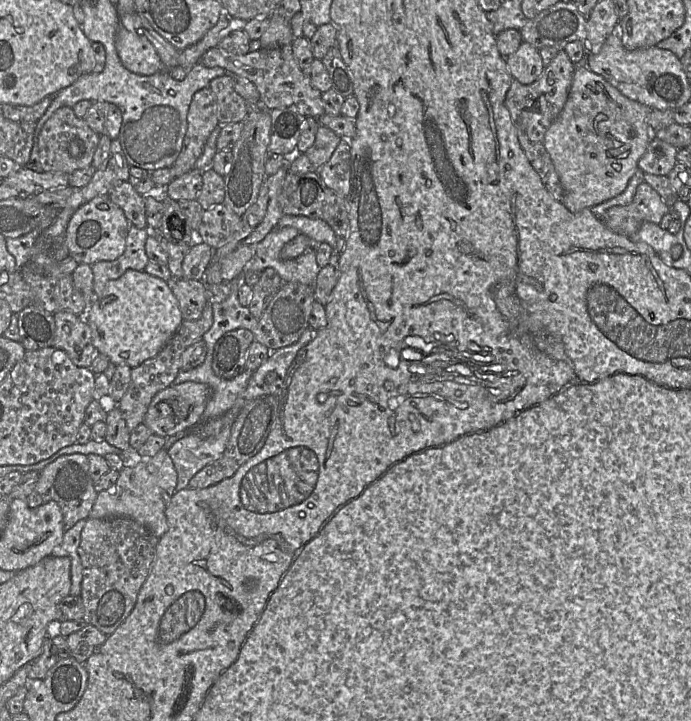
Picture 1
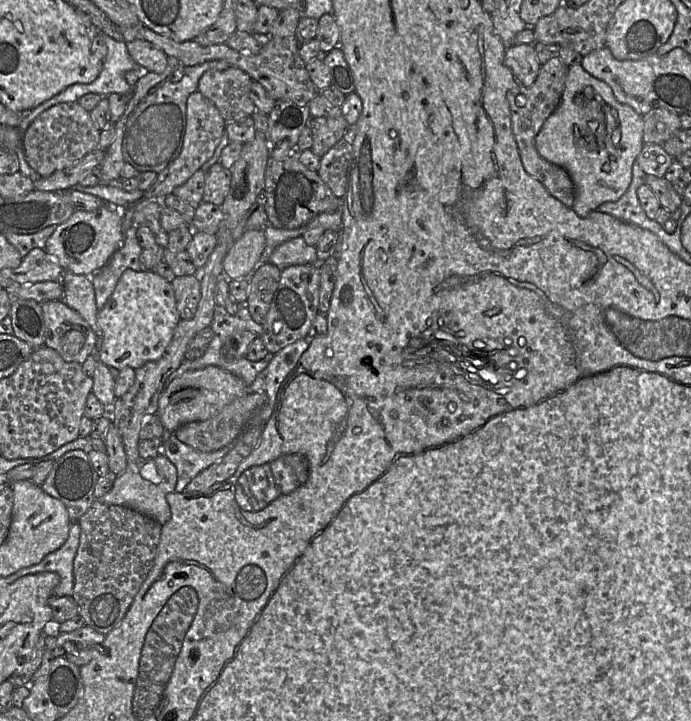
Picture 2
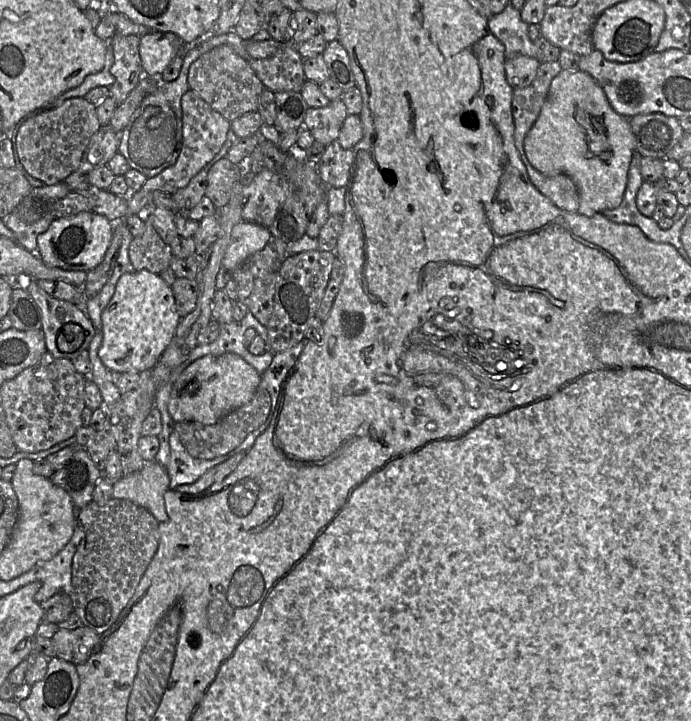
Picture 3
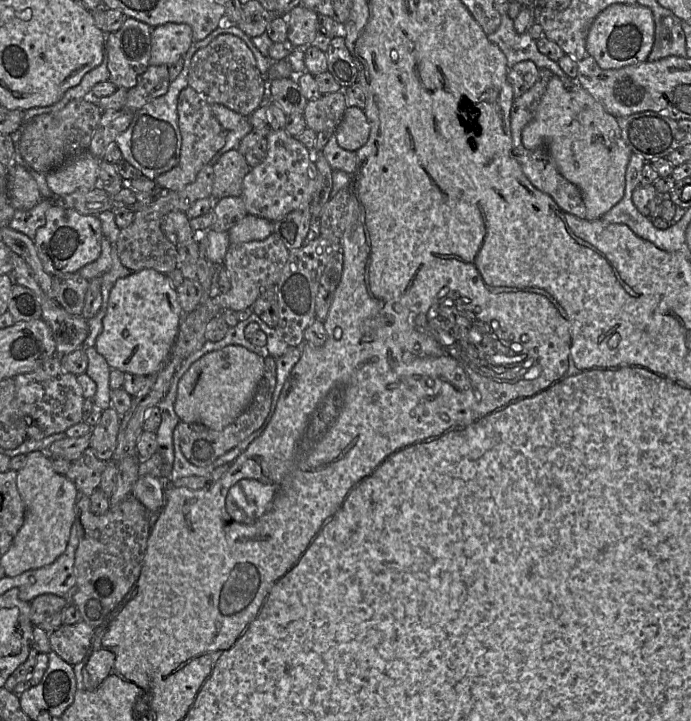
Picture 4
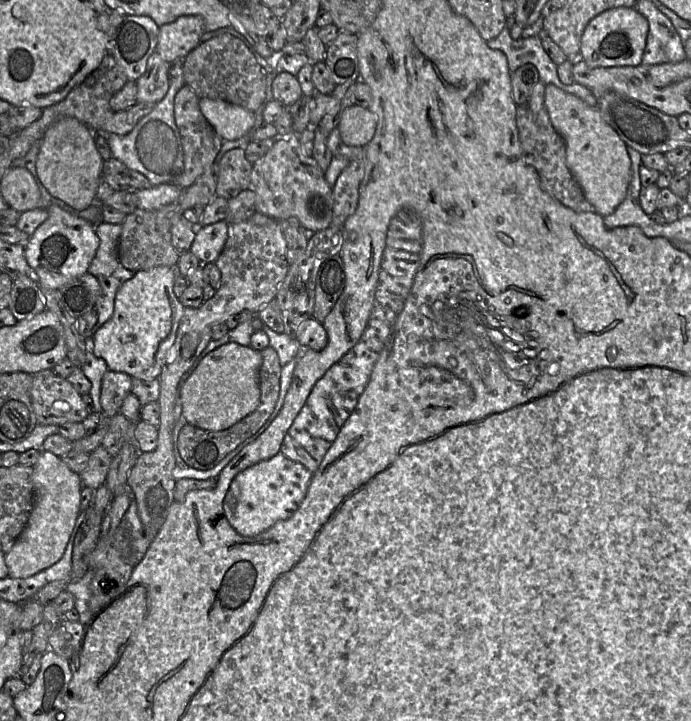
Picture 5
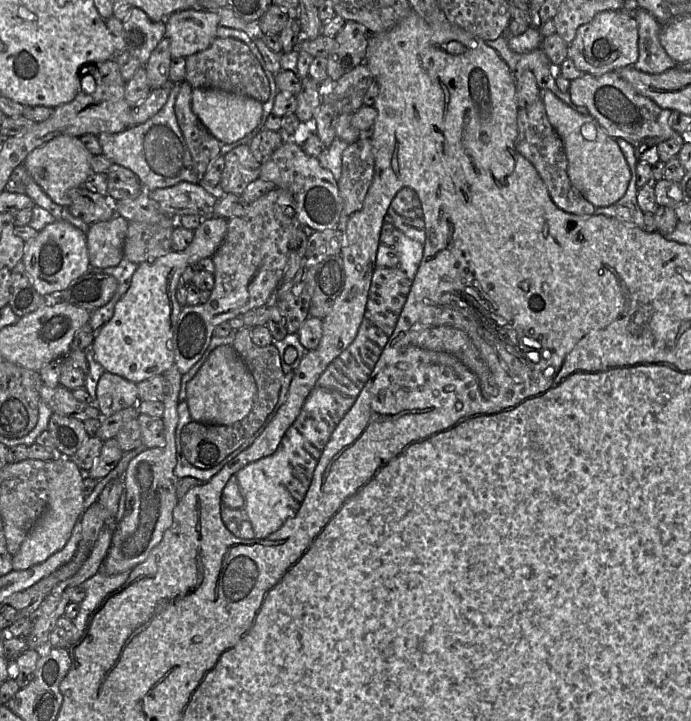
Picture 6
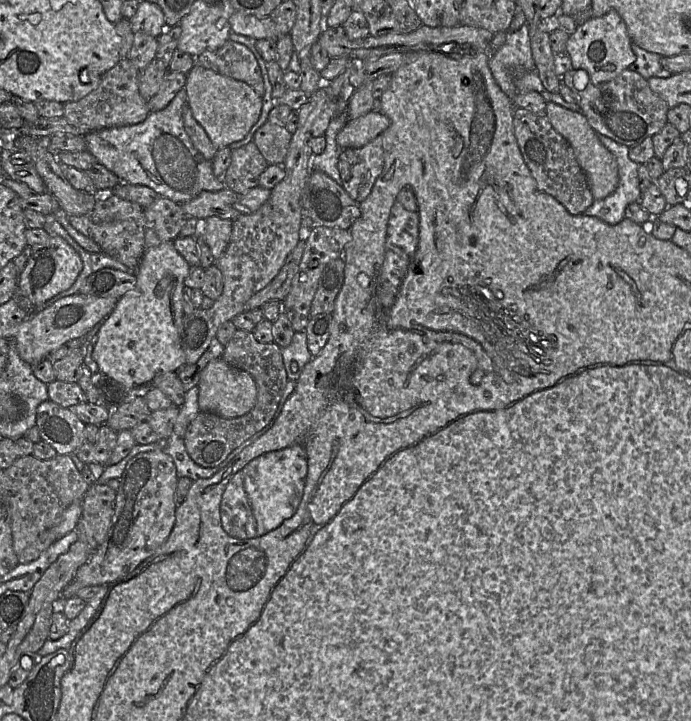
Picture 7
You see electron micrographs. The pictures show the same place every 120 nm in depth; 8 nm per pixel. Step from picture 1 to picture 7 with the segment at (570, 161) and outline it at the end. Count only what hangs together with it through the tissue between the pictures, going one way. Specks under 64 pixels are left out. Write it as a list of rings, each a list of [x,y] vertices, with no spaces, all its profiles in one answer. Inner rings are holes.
[[[553,102],[546,103],[546,116],[553,128],[572,146],[575,157],[584,171],[594,200],[601,200],[617,188],[619,176],[614,155],[601,143],[598,133],[590,126],[587,118],[577,111],[569,110]]]

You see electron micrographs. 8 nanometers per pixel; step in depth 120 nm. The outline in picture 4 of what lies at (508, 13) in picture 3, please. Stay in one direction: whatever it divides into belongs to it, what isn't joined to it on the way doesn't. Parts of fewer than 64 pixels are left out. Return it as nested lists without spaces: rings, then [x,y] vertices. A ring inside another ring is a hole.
[[[508,14],[501,16],[497,31],[487,35],[490,42],[496,44],[505,54],[508,69],[522,61],[532,61],[539,69],[548,69],[559,77],[566,87],[575,86],[576,79],[569,78],[556,61],[540,53],[537,41],[530,34],[518,34],[514,29],[514,20]]]

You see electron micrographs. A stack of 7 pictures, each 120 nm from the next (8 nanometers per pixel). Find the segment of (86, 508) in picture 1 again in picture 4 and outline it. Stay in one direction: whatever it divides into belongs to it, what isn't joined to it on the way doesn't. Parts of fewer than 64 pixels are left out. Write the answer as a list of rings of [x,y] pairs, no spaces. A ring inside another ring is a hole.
[[[88,447],[77,460],[71,463],[65,476],[74,483],[79,495],[90,497],[100,486],[106,462],[98,459]]]

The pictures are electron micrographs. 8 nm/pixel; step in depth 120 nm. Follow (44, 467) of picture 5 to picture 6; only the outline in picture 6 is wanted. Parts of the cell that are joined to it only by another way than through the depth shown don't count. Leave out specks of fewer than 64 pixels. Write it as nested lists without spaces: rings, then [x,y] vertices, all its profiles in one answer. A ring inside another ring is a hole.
[[[55,455],[46,463],[48,463],[49,473],[47,507],[22,542],[19,551],[12,556],[13,570],[25,570],[40,564],[52,554],[63,549],[83,511],[85,497],[82,492],[82,484],[84,478],[87,477],[84,472],[88,471],[82,471],[70,460],[70,457]]]

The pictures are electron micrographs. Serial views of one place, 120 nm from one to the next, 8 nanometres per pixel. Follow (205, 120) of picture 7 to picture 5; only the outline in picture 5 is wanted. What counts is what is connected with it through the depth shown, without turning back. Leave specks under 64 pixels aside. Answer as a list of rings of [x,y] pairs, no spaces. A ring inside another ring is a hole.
[[[200,98],[199,108],[223,140],[238,140],[255,122],[254,112],[223,100]]]

